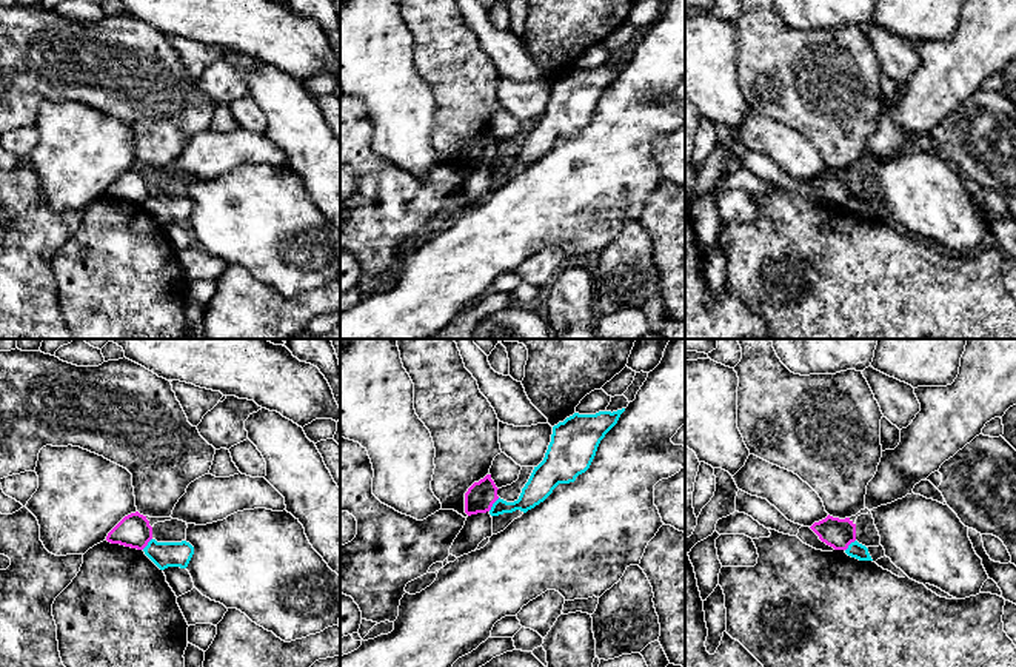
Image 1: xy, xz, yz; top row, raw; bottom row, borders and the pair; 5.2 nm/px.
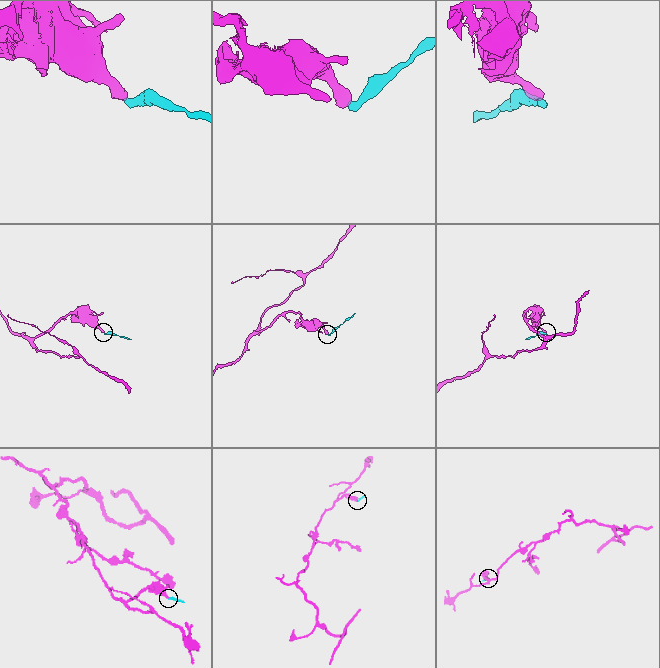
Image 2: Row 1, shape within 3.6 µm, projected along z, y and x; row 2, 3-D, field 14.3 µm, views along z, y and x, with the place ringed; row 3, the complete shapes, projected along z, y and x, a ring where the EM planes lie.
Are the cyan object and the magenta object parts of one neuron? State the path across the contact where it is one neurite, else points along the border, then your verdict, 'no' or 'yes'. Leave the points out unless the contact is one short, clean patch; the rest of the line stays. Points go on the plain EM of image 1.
border xz (499, 153), (488, 165); no

